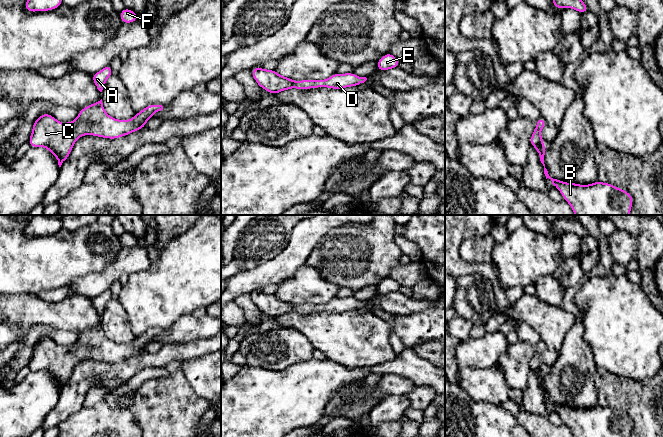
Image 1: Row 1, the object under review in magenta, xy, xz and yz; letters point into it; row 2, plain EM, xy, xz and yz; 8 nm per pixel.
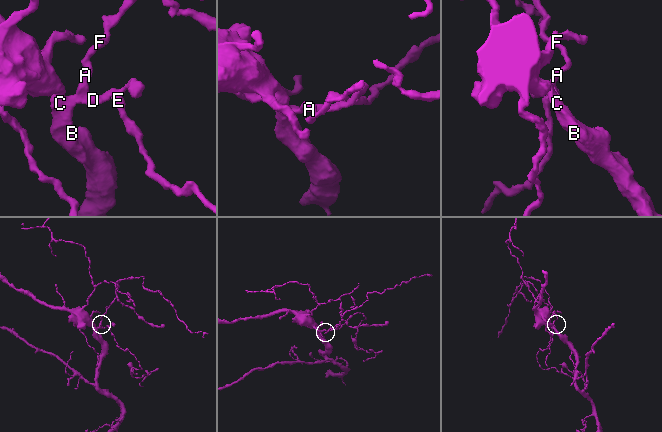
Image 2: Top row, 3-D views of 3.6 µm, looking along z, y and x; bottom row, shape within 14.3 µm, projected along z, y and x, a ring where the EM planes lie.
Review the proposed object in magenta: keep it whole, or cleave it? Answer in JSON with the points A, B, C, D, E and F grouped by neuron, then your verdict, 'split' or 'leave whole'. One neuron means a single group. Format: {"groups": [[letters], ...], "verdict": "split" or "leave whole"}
{"groups": [["A", "B", "C", "D", "E", "F"]], "verdict": "leave whole"}

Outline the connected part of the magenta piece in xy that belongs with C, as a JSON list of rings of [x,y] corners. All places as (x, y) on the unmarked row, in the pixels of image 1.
[[[101,323],[84,331],[79,335],[77,342],[68,347],[62,348],[52,339],[43,337],[33,346],[28,367],[34,372],[48,373],[58,383],[58,389],[61,391],[80,360],[120,362],[144,352],[147,344],[162,333],[162,329],[151,328],[130,344],[117,344],[105,336]]]

